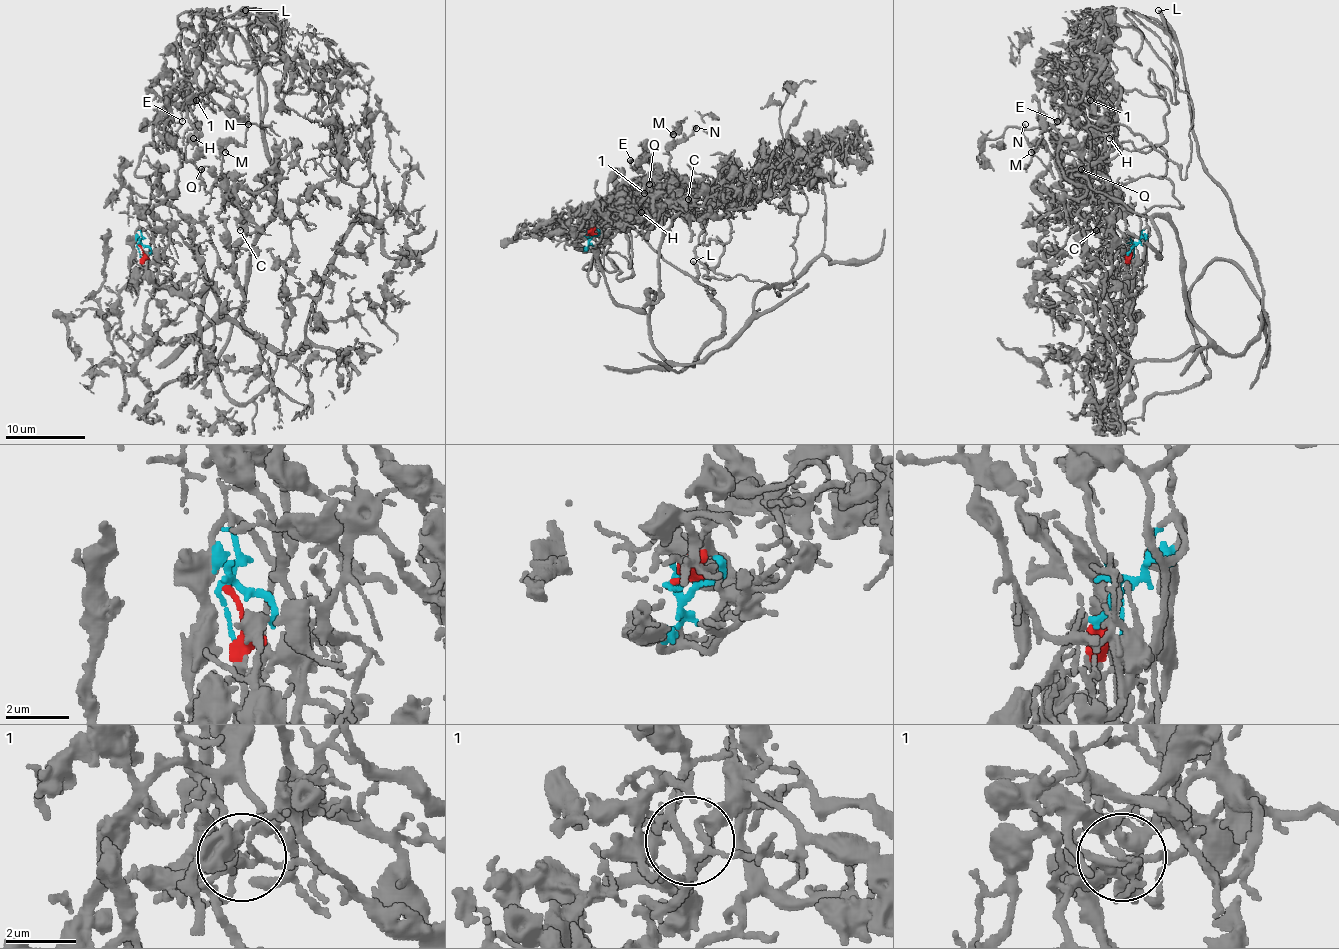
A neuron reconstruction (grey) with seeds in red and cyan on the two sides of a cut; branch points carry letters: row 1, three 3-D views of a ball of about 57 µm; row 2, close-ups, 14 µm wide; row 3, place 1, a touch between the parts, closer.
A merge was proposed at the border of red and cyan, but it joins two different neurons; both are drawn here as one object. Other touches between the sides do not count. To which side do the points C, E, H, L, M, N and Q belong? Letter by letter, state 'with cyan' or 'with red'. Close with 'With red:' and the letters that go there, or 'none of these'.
C: with red
E: with cyan
H: with cyan
L: with cyan
M: with cyan
N: with cyan
Q: with cyan
With red: C

